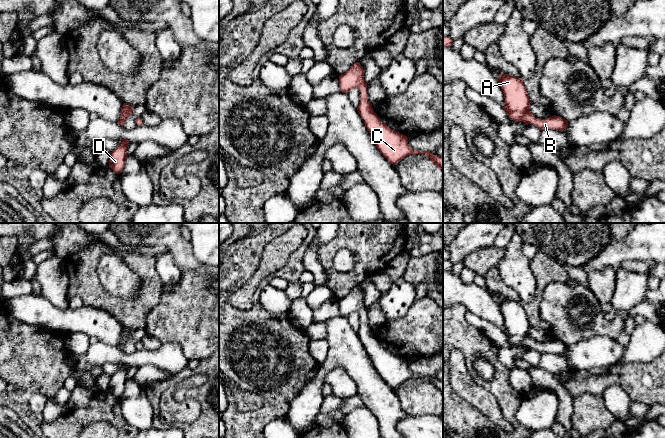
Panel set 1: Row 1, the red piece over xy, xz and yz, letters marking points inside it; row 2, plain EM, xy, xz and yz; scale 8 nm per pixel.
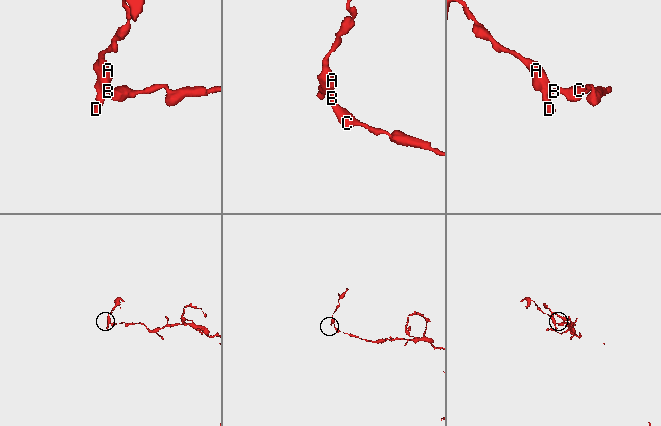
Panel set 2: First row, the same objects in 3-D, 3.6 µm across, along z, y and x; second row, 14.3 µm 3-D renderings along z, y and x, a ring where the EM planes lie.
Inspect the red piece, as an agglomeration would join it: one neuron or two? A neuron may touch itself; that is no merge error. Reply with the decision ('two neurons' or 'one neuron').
one neuron

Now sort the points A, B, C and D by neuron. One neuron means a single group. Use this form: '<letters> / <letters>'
A B C D

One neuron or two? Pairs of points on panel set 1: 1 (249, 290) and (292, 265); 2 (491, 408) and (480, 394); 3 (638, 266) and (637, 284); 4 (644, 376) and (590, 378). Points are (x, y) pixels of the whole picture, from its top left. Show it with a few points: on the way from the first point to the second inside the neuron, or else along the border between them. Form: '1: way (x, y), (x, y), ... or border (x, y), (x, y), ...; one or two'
1: border (279, 270), (266, 276), (259, 284); two
2: way (488, 405), (480, 397); one
3: border (620, 266), (628, 270), (645, 272), (647, 274); two
4: way (631, 376), (603, 377); one

